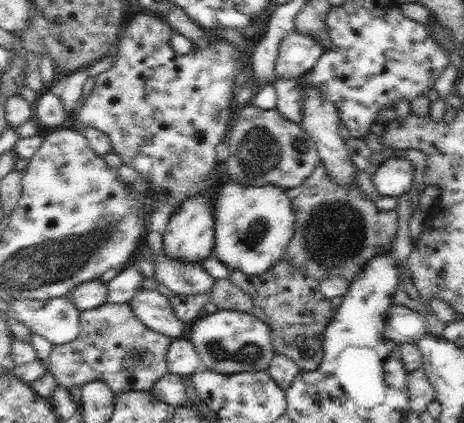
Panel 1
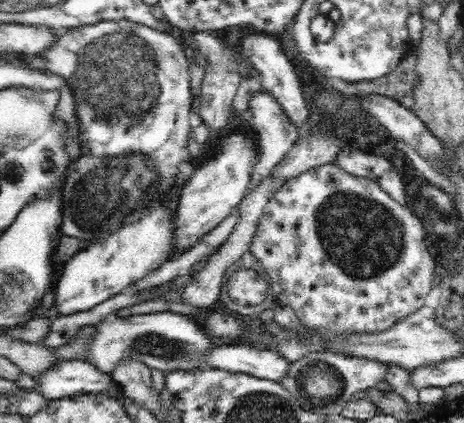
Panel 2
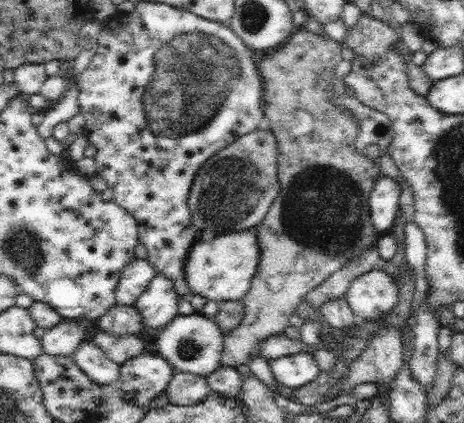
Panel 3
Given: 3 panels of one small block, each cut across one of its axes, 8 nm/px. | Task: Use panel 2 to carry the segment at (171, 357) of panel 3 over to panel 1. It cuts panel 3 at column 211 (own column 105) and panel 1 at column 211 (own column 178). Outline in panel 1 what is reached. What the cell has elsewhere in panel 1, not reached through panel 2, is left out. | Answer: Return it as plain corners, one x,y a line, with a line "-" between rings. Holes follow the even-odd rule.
217,310
215,314
207,314
191,322
189,342
195,346
195,352
201,358
201,366
225,376
237,372
259,372
267,370
271,358
275,356
275,340
269,326
259,320
253,312
237,312
237,310

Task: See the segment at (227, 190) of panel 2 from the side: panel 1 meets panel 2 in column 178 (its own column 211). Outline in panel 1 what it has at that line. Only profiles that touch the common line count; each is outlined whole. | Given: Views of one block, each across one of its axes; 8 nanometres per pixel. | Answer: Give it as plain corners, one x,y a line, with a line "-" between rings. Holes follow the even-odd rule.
201,192
179,204
179,208
171,214
167,226
161,230
163,250
169,258
181,260
183,264
201,264
205,258
213,254
215,246
215,204
207,200
207,194

